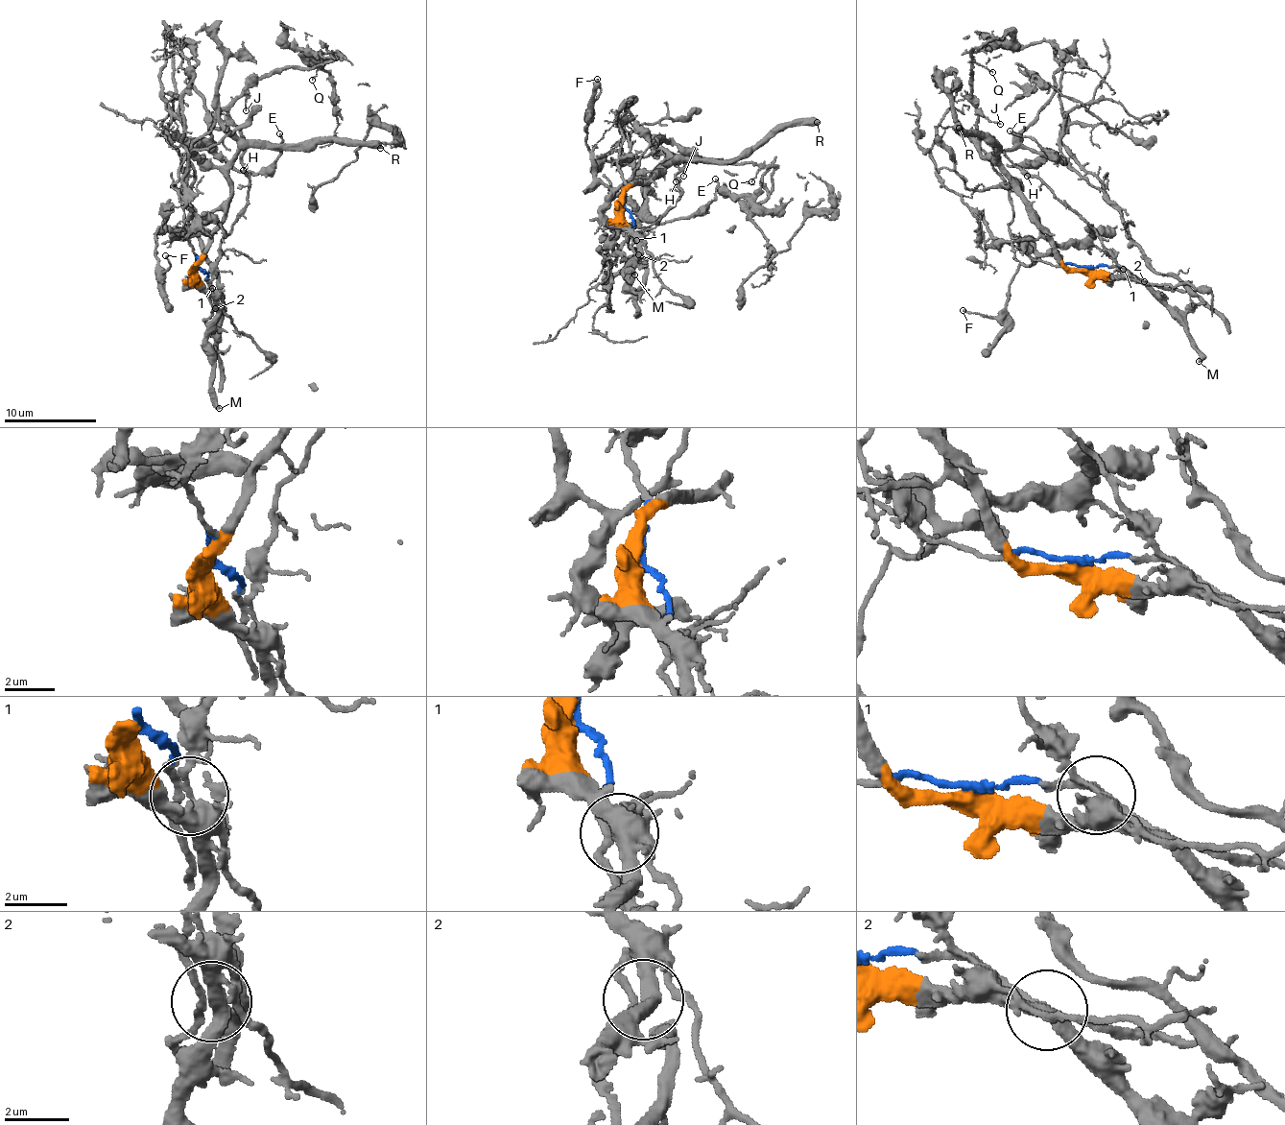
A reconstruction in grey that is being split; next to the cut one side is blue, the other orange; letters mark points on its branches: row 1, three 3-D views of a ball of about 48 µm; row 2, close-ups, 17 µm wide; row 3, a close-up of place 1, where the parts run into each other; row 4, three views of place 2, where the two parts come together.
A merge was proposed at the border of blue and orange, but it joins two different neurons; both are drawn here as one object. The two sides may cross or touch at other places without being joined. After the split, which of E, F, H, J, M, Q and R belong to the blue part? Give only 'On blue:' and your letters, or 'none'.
On blue: none

